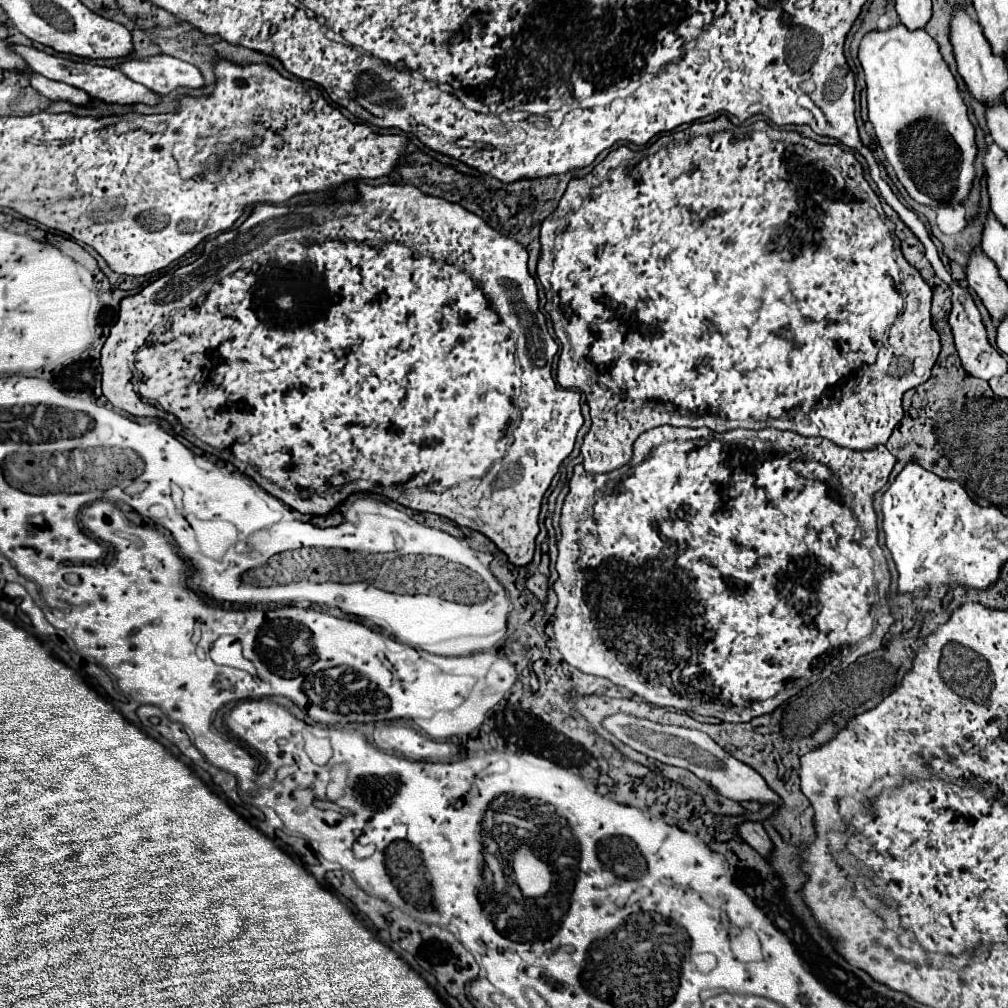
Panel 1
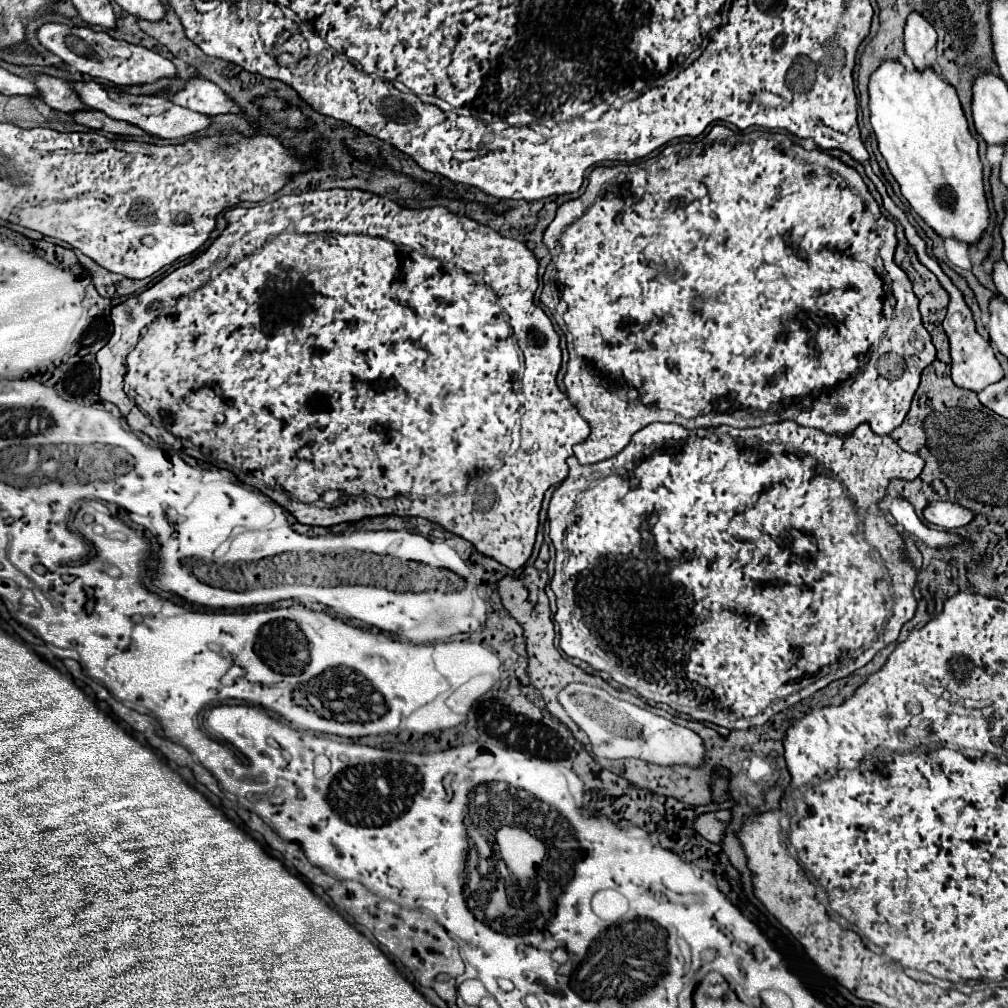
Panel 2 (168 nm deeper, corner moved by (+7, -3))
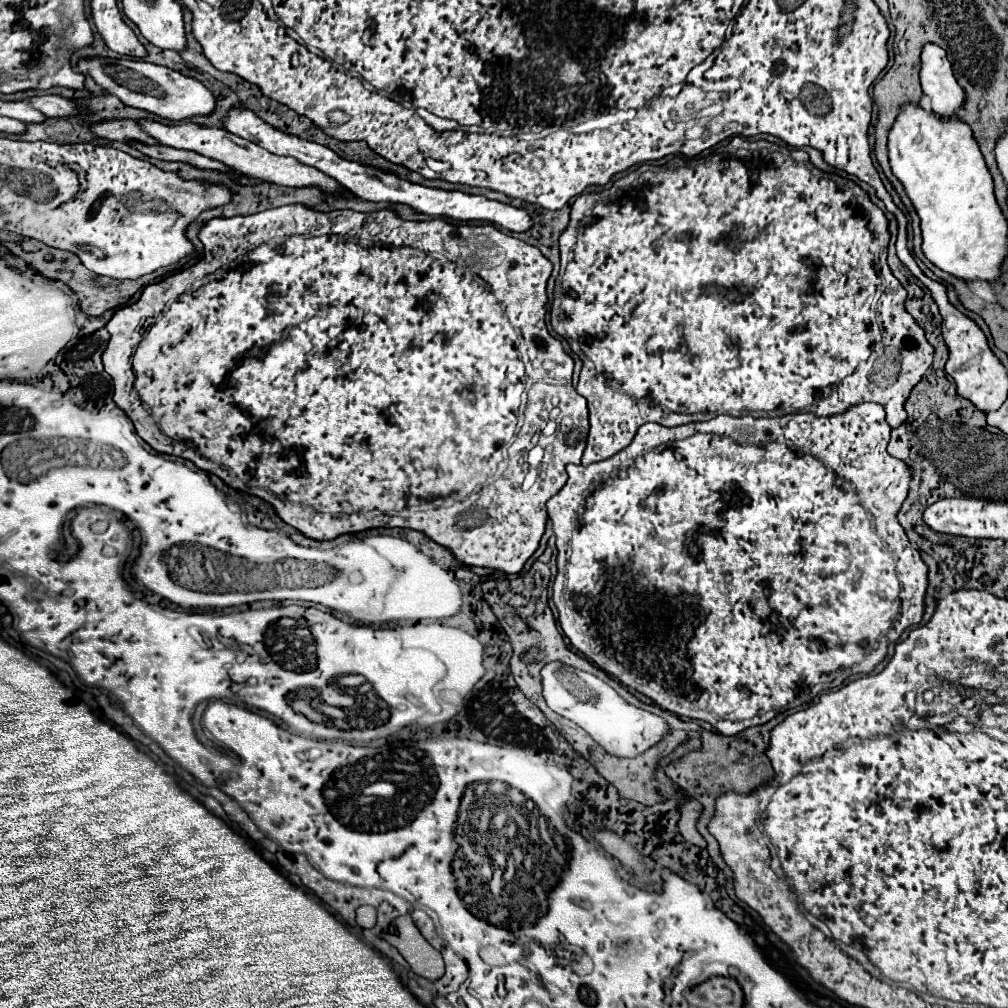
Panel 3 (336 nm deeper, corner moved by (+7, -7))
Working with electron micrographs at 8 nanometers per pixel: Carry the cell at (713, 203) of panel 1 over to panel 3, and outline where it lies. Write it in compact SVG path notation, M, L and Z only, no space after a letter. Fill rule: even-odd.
M736 136L726 146L712 148L708 156L674 156L662 166L642 164L604 190L596 192L596 198L584 198L584 202L588 202L588 206L580 210L580 198L576 198L570 212L570 222L560 236L560 274L556 278L554 300L550 306L550 312L556 314L556 318L564 326L570 344L580 354L584 354L582 362L590 360L594 368L602 372L596 374L596 370L582 370L580 382L576 386L578 394L586 398L590 408L590 434L582 464L600 462L618 454L632 442L636 430L646 422L656 422L672 428L686 422L702 422L706 416L720 414L764 416L768 412L812 412L816 416L838 416L846 414L852 406L858 406L862 402L876 402L884 406L886 422L892 430L904 424L904 404L912 388L930 368L934 360L934 348L924 338L924 330L906 312L906 290L892 276L887 263L890 240L888 220L854 180L816 168L810 162L808 154L800 148L790 148L788 158L786 146L772 144L768 140L746 140ZM586 210L588 214L584 214ZM582 218L584 222L580 222ZM882 326L884 340L878 340L876 334L880 336ZM634 398L642 402L636 402ZM648 402L652 402L652 406ZM656 406L664 406L664 410L678 414L656 412Z

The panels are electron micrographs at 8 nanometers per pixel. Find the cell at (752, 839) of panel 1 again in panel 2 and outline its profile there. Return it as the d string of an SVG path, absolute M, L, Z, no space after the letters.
M728 810L704 812L704 814L700 814L700 816L694 820L692 828L694 828L702 838L706 838L708 842L718 844L718 842L722 840L722 832L724 832L728 820L730 820L730 812L728 812Z

